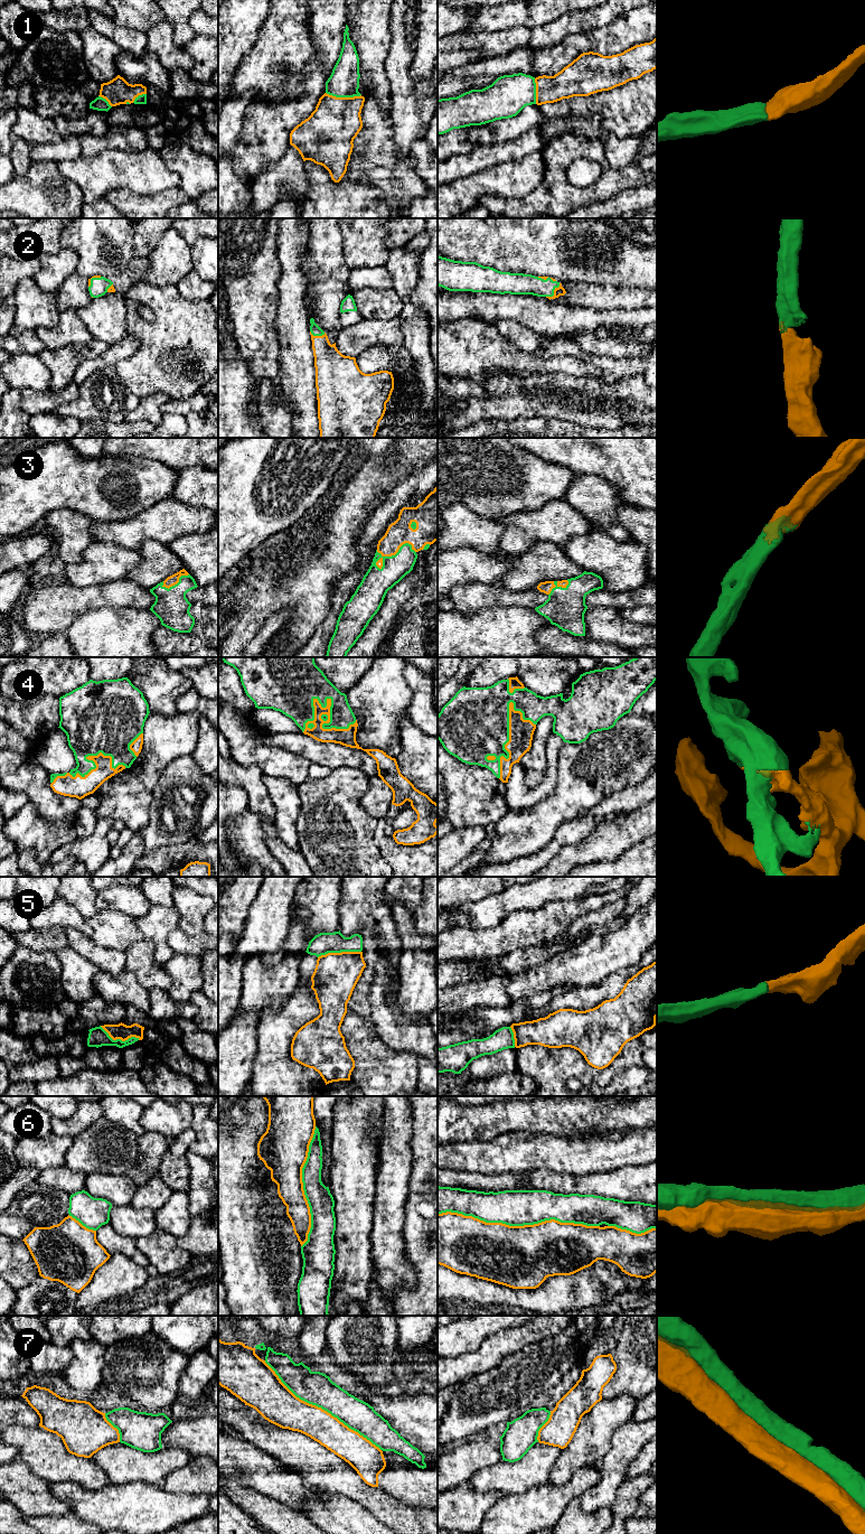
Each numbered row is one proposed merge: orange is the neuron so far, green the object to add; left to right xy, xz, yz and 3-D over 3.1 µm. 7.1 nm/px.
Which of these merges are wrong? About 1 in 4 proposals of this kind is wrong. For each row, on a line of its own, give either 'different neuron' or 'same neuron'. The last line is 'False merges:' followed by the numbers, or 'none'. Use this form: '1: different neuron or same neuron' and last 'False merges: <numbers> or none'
1: same neuron
2: same neuron
3: same neuron
4: same neuron
5: same neuron
6: different neuron
7: different neuron
False merges: 6, 7

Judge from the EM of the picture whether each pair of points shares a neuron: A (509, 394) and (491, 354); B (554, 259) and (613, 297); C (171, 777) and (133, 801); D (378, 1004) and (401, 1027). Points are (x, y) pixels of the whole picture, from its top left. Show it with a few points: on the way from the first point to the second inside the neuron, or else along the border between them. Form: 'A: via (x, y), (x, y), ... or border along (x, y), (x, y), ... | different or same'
A: border along (526, 372), (491, 373), (478, 383) | different
B: border along (569, 282), (613, 286), (620, 289) | different
C: border along (152, 792), (152, 802), (148, 817) | different
D: via (384, 1010), (395, 1021) | same

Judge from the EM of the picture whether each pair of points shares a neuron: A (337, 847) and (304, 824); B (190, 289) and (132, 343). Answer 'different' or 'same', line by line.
A: same
B: different

